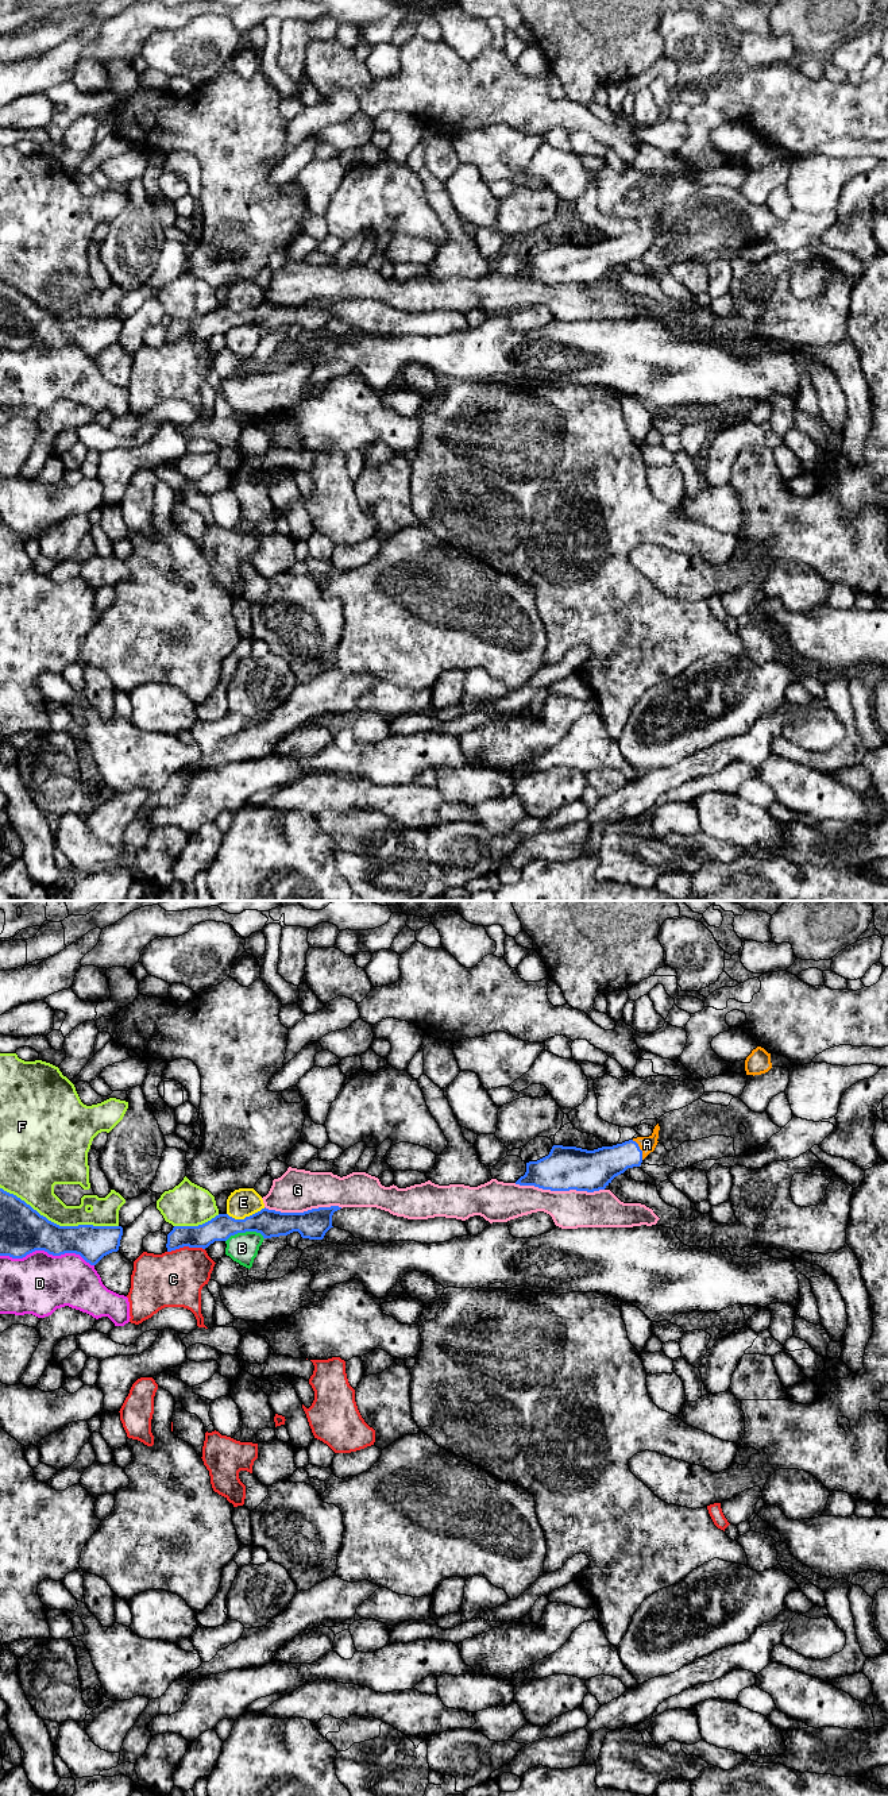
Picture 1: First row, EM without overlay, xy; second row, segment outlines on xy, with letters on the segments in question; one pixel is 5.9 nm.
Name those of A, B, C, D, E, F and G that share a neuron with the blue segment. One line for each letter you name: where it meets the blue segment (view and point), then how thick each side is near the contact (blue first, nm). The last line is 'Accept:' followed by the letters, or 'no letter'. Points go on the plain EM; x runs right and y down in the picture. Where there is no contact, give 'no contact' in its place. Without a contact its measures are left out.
A: xy (640, 242) | 200/100 nm
Accept: A

